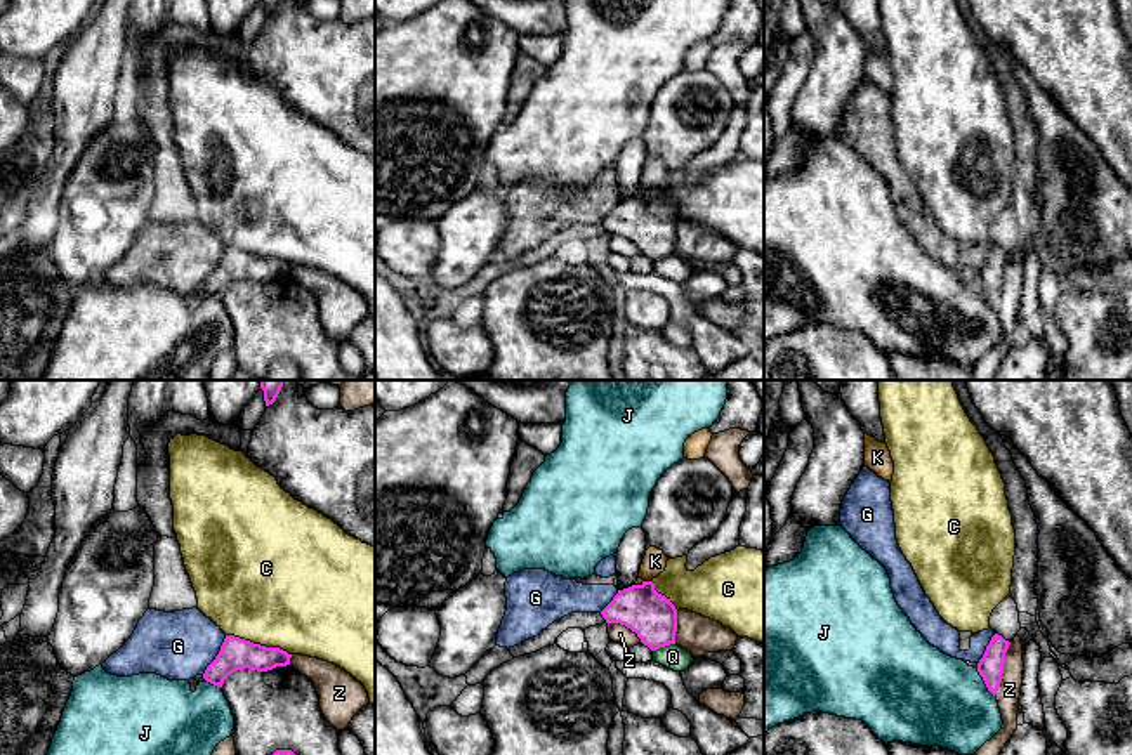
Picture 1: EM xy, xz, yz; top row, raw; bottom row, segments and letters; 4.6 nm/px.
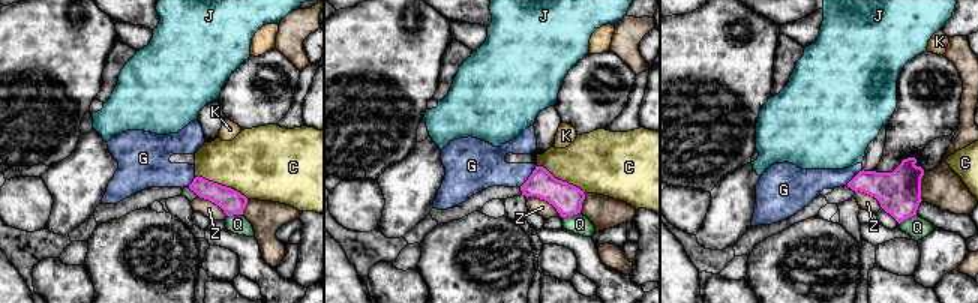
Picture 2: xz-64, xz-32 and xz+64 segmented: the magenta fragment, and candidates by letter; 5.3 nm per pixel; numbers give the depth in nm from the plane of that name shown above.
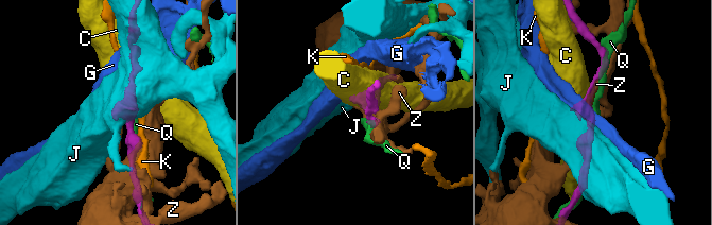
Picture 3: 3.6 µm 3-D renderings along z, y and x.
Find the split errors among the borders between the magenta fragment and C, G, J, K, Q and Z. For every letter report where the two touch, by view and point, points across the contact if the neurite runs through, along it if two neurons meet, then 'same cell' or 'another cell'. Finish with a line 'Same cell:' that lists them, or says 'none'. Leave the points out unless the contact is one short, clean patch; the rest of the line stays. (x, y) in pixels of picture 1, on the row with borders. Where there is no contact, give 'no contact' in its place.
C: meets magenta in xy at (259, 644); another cell
G: meets magenta in xy at (217, 655); border along xy (226, 636), (219, 653), (202, 674); another cell
J: meets magenta in yz at (985, 682); border along yz (976, 669), (993, 696); another cell
K: meets magenta in xz at (648, 582); runs through xz (641, 608), (648, 582), (648, 571), (655, 561); same cell
Q: meets magenta in xz at (664, 646); another cell
Z: meets magenta in yz at (1002, 669); another cell
Same cell: K

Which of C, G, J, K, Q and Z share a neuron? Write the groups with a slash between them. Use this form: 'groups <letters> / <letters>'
groups C / G / J / K / Q / Z

